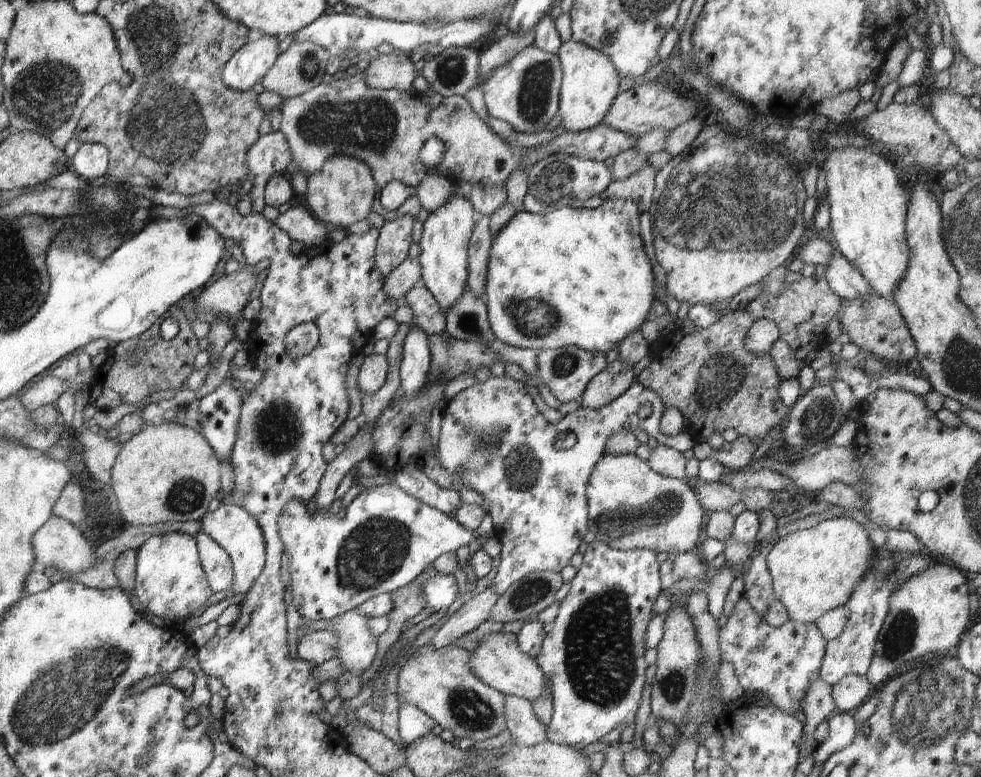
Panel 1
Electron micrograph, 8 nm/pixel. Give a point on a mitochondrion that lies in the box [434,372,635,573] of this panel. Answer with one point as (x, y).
(521, 466)

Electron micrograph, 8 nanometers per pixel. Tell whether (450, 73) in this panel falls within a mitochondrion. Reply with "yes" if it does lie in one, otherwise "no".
yes

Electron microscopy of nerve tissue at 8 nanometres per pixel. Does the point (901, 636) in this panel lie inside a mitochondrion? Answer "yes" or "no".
yes

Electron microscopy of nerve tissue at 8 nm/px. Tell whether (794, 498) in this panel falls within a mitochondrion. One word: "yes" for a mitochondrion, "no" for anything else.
no

